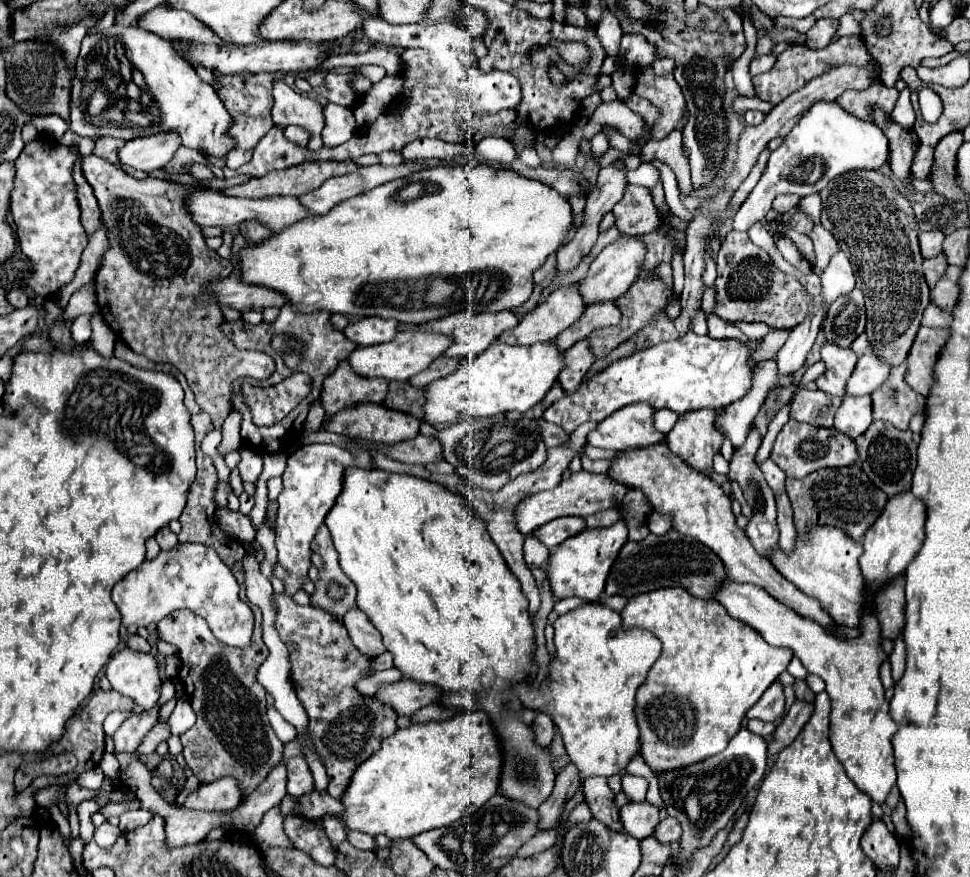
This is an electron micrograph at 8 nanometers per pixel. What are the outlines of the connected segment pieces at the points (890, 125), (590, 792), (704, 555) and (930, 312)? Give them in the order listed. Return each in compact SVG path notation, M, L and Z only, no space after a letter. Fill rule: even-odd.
M871 107L871 121L889 139L889 145L891 145L891 161L889 161L889 165L891 165L895 177L901 179L907 187L911 187L909 173L911 173L913 153L917 149L917 135L911 129L903 129L899 123L895 123L879 107Z
M589 777L583 783L585 801L591 807L595 819L605 823L613 831L625 831L623 823L619 821L619 809L615 807L615 793L607 785L605 777Z
M671 531L663 537L647 535L639 543L625 543L609 571L605 593L633 597L639 593L655 591L659 587L681 587L687 589L693 597L711 599L711 593L725 577L725 567L711 549L691 537L681 537L677 531Z
M929 305L923 313L923 321L921 325L923 327L947 327L951 323L951 313L947 311L941 311L939 307L935 305Z

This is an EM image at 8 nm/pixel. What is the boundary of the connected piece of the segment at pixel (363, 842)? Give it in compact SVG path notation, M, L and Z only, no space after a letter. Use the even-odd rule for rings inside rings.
M349 833L347 839L349 839L349 843L351 843L353 847L357 847L357 849L363 849L363 851L377 851L375 839L373 839L371 835L367 835L367 833Z

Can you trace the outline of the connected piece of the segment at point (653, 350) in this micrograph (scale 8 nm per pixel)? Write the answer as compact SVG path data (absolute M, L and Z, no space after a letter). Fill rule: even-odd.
M687 333L685 337L679 337L675 341L659 343L659 345L653 345L649 349L641 349L637 353L631 353L623 359L617 359L615 363L607 365L603 371L585 379L573 393L555 401L543 413L543 419L547 423L563 425L565 431L573 433L581 423L585 423L585 421L599 423L607 415L611 415L613 411L617 411L629 403L637 403L637 401L645 401L657 411L659 409L671 409L675 413L685 413L685 411L693 411L693 409L701 409L701 407L719 409L719 407L727 407L727 405L739 401L751 389L753 371L755 371L755 365L749 367L747 345L743 345L739 341L731 341L731 339L719 339L717 341L711 337L699 337L695 333Z

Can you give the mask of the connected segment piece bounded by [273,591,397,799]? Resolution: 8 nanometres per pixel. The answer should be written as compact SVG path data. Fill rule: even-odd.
M287 591L273 593L275 629L287 645L291 661L291 681L295 693L309 715L307 735L319 753L329 777L327 793L341 799L353 771L371 757L381 741L397 731L397 715L391 707L381 705L375 697L363 697L353 687L365 675L371 659L355 649L347 629L335 617L313 605L297 605Z

